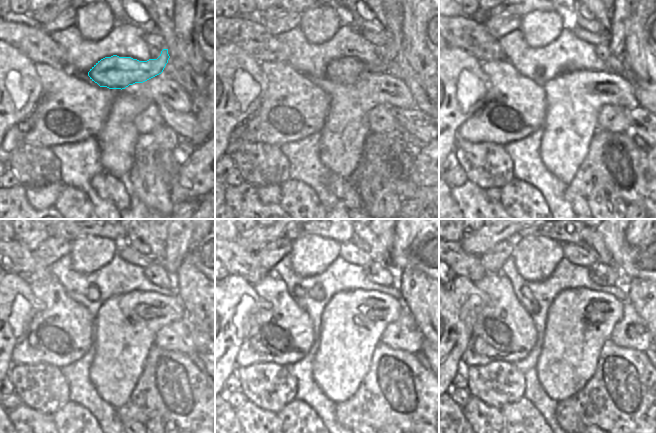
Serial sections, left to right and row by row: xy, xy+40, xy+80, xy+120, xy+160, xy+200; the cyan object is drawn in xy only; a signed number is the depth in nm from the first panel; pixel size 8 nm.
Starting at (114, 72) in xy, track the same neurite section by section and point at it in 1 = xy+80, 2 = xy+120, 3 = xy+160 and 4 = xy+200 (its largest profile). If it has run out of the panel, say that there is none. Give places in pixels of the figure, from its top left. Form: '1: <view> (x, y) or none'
1: xy+80 (619, 30)
2: xy+120 (177, 246)
3: xy+160 (404, 239)
4: xy+200 (633, 239)

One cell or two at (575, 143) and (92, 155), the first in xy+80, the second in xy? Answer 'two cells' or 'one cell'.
two cells

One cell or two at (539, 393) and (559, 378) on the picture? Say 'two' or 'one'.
two

